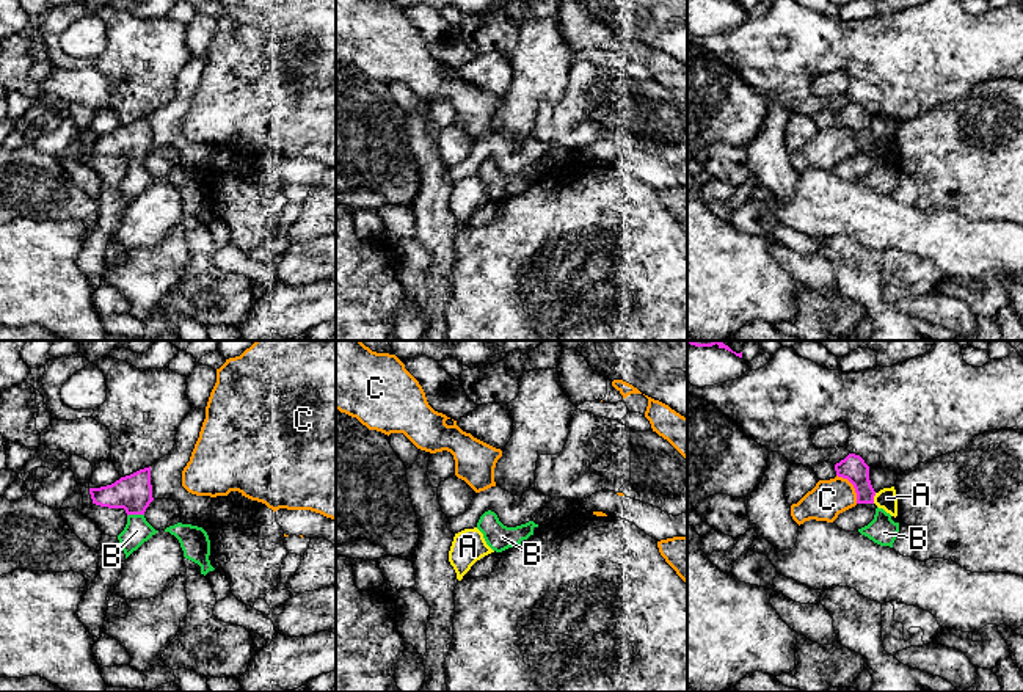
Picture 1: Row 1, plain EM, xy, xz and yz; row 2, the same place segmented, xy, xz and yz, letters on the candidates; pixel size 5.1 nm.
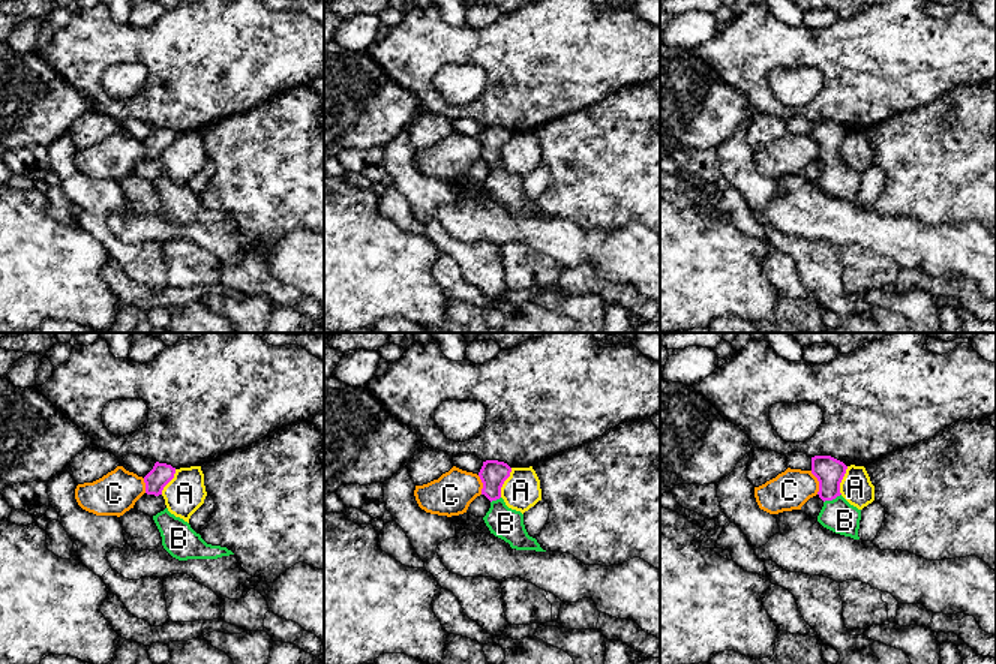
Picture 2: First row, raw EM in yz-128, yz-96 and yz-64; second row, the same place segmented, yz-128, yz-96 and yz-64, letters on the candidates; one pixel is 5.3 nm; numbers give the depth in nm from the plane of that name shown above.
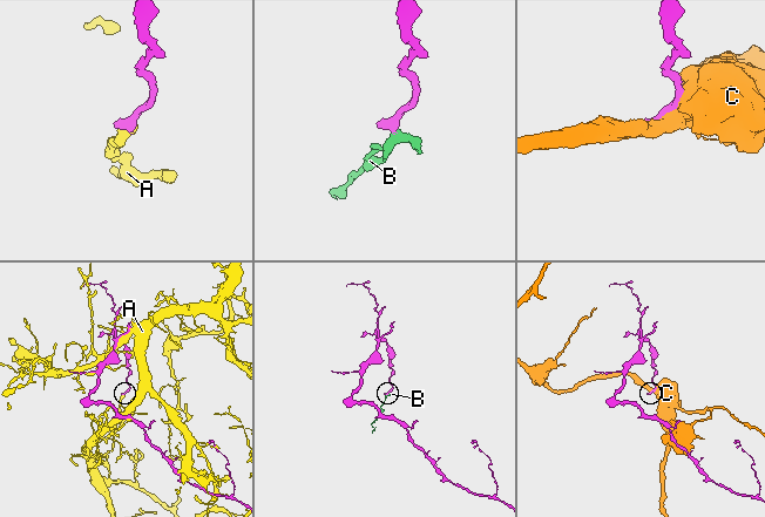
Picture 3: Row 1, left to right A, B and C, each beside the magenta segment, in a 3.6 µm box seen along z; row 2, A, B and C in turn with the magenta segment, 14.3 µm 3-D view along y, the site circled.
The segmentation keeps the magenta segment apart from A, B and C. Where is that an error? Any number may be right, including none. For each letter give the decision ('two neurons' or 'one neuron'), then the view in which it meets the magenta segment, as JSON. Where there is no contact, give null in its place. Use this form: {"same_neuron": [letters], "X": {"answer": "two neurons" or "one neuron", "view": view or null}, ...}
{"same_neuron": ["B"], "A": {"answer": "two neurons", "view": "yz"}, "B": {"answer": "one neuron", "view": "xy"}, "C": {"answer": "two neurons", "view": "yz"}}

